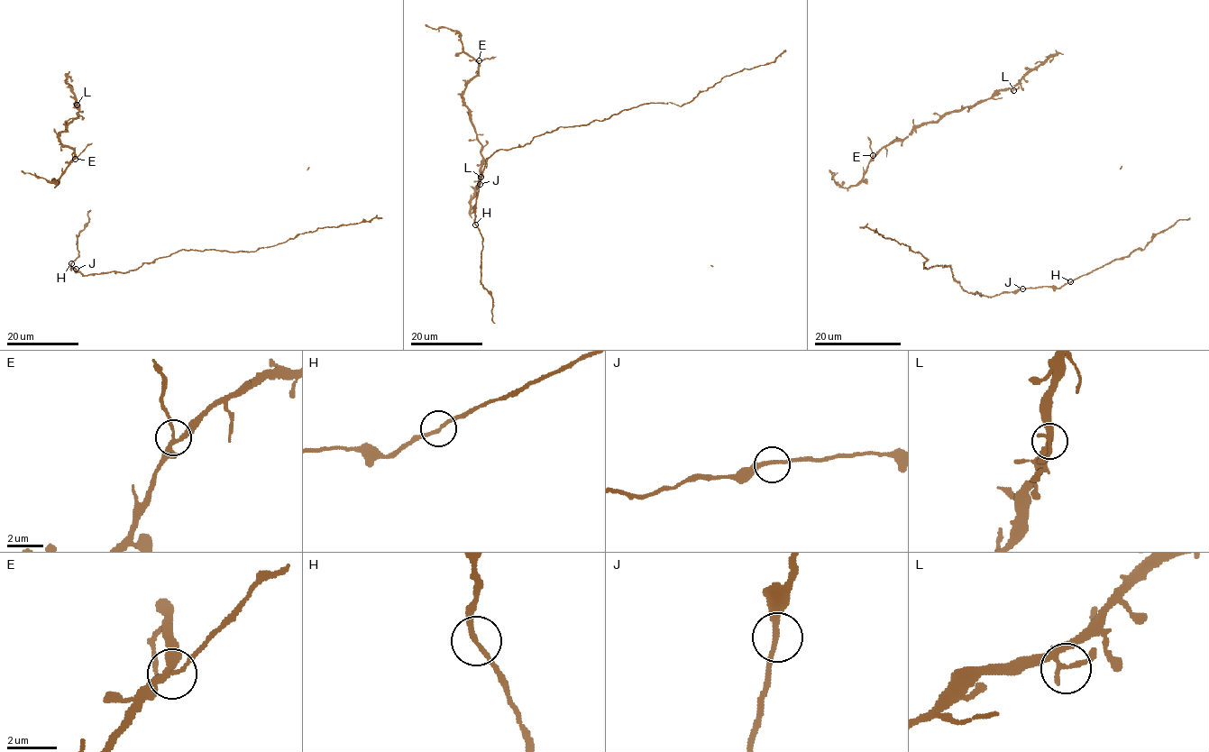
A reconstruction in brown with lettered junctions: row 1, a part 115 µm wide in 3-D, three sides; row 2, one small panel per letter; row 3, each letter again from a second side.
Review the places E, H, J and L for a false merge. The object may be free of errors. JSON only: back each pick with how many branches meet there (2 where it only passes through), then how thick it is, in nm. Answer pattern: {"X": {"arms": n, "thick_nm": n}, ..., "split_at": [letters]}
{"E": {"arms": 3, "thick_nm": 170}, "split_at": ["E"]}

